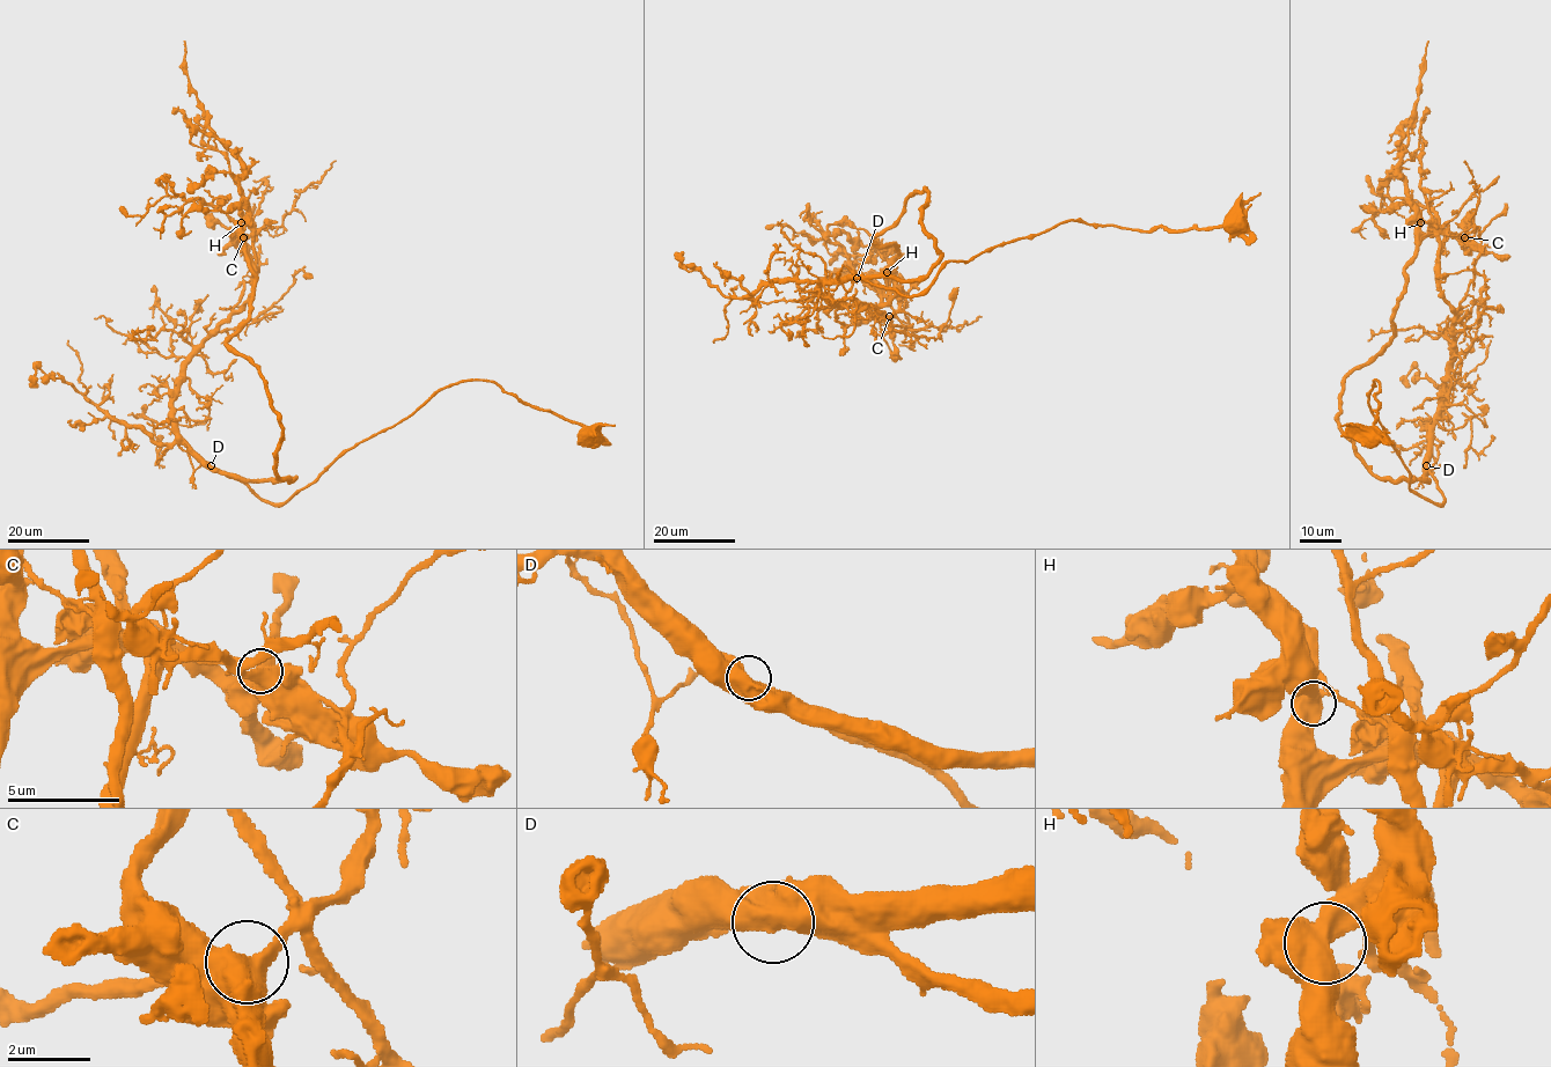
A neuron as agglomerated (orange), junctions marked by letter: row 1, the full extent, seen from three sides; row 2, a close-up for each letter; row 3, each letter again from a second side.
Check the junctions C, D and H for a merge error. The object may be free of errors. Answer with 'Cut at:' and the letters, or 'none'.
Cut at: none

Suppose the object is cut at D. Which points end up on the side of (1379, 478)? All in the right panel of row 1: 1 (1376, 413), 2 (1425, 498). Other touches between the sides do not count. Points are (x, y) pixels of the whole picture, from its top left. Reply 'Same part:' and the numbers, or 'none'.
Same part: none

